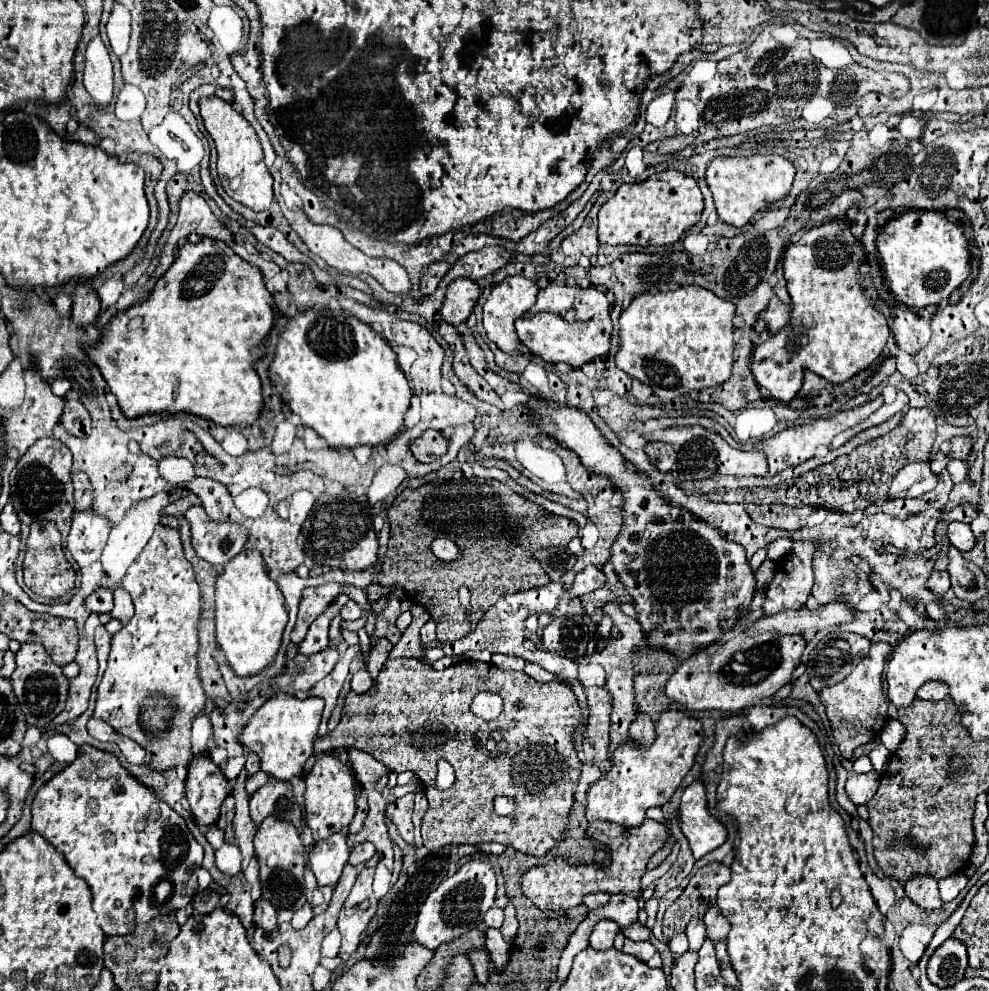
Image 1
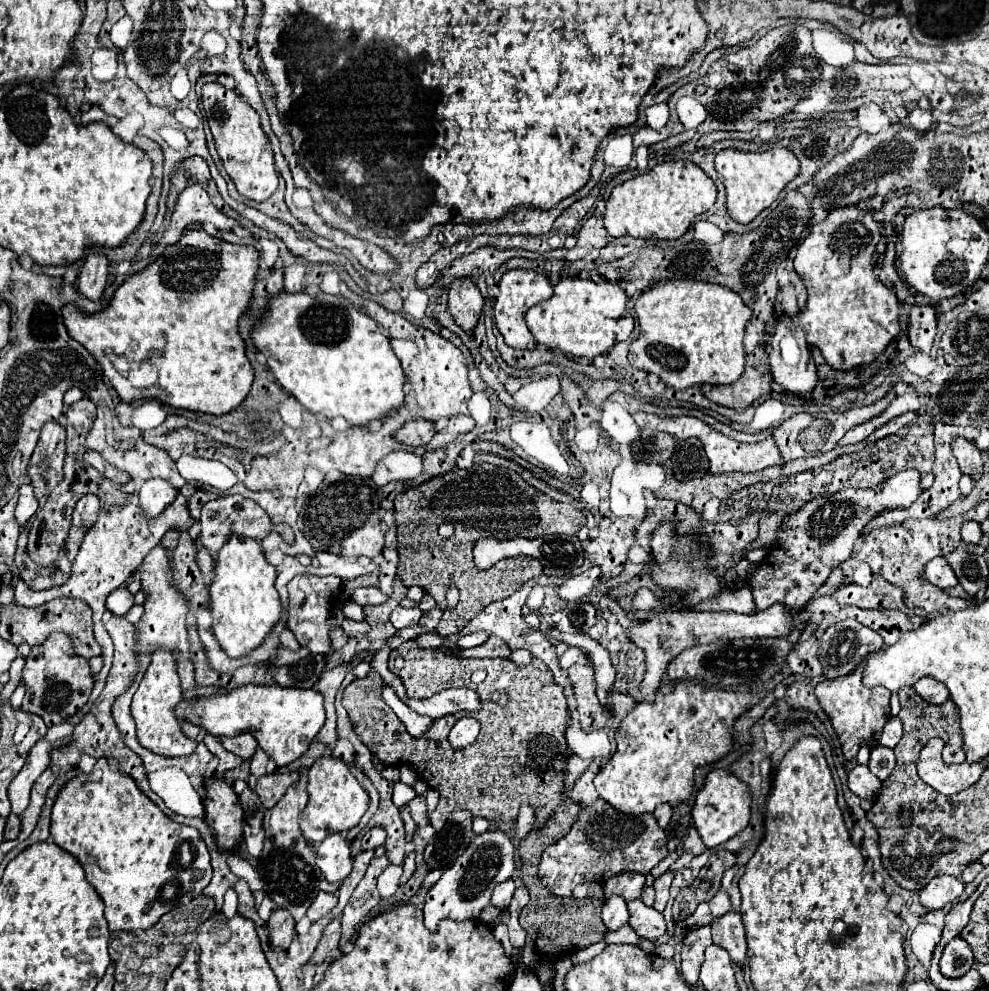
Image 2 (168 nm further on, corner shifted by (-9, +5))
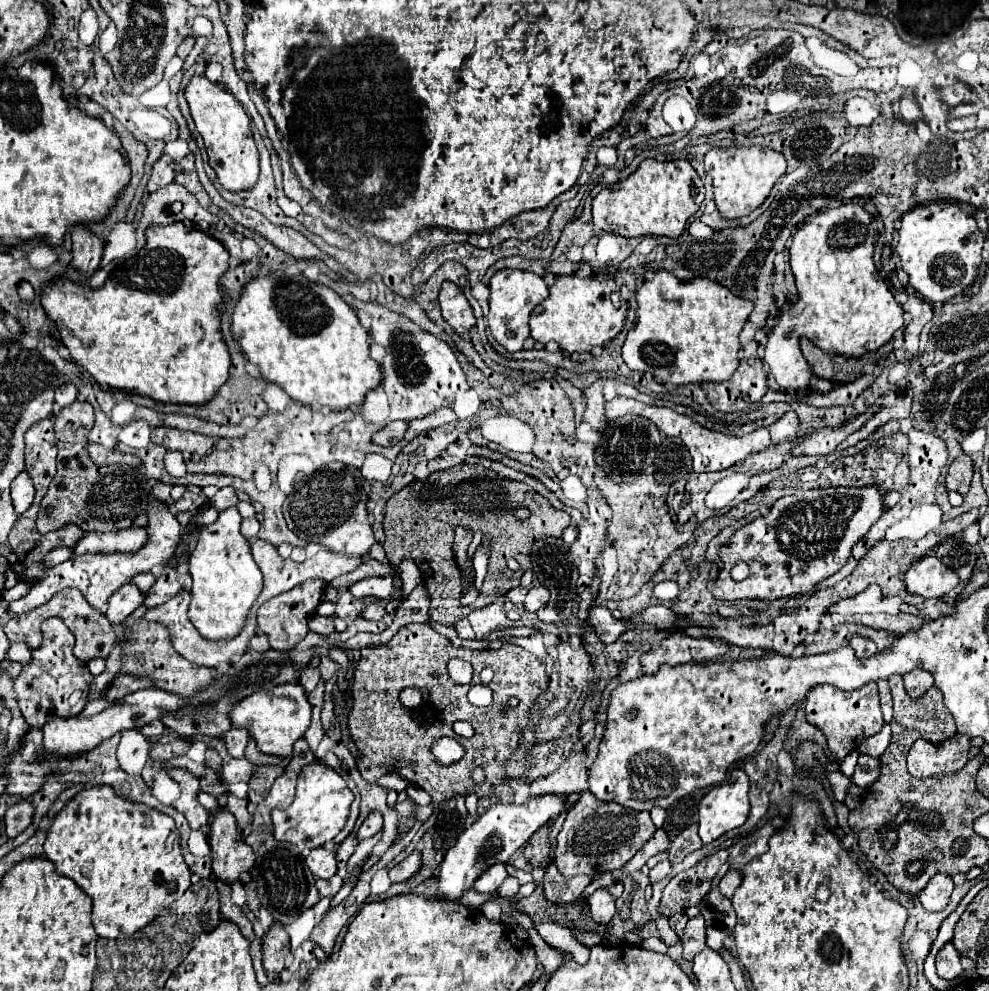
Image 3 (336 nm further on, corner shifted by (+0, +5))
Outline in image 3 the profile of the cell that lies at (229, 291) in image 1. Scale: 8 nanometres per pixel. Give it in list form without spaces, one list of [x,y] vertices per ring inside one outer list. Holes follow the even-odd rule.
[[[172,223],[172,225],[160,225],[160,227],[152,225],[150,229],[146,229],[146,245],[140,249],[140,253],[132,255],[122,265],[118,265],[102,287],[98,287],[98,289],[82,287],[70,279],[58,275],[52,281],[48,281],[46,287],[42,289],[42,307],[44,307],[46,315],[50,317],[50,321],[54,321],[60,343],[68,347],[76,365],[84,367],[98,381],[100,389],[104,389],[104,391],[118,389],[118,391],[138,393],[138,395],[146,395],[146,397],[152,397],[162,403],[200,405],[216,395],[216,391],[228,379],[228,369],[230,369],[230,355],[228,355],[228,347],[220,333],[220,313],[216,309],[216,305],[222,301],[222,291],[220,291],[218,279],[224,275],[226,269],[228,269],[228,251],[222,247],[220,241],[212,239],[210,235],[206,235],[194,227],[186,227],[184,223]]]

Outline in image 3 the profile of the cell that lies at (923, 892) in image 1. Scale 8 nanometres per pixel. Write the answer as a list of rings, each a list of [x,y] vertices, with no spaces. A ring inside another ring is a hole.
[[[938,873],[926,885],[926,889],[918,895],[918,899],[924,905],[924,909],[928,909],[928,911],[942,911],[950,903],[952,889],[954,889],[952,879],[948,875],[944,875],[944,873]]]

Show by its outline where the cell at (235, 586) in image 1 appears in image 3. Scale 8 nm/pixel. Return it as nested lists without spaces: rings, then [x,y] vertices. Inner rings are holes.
[[[236,507],[220,511],[216,523],[206,525],[196,541],[188,559],[188,571],[192,575],[192,601],[190,621],[208,641],[228,641],[236,637],[244,627],[246,613],[262,591],[262,573],[252,559],[250,543],[240,533],[240,513]]]

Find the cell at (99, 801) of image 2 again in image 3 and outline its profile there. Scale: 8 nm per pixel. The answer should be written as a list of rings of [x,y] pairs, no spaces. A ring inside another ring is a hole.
[[[108,785],[84,789],[56,815],[44,843],[44,855],[54,863],[60,875],[72,879],[92,897],[92,923],[98,937],[116,939],[136,933],[152,923],[162,909],[170,907],[190,887],[190,869],[178,845],[174,819],[142,803],[118,797]]]

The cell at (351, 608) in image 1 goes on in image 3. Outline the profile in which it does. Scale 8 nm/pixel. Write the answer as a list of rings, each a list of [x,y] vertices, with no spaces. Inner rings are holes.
[[[384,575],[384,577],[366,577],[358,583],[354,583],[350,587],[352,595],[354,597],[368,597],[368,595],[374,595],[378,599],[386,599],[392,595],[394,591],[394,579],[392,575]]]

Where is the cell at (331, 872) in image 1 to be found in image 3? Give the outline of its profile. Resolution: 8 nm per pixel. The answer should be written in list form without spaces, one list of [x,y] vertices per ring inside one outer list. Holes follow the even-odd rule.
[[[318,847],[318,849],[312,849],[306,857],[306,865],[310,867],[310,871],[318,877],[318,879],[330,879],[338,867],[336,867],[336,857],[330,849],[324,849],[324,847]]]

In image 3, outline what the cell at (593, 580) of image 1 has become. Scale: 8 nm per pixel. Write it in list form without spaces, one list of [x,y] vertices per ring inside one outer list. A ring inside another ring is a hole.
[[[532,587],[524,599],[524,609],[530,613],[536,613],[540,607],[544,607],[550,599],[550,593],[546,587]]]

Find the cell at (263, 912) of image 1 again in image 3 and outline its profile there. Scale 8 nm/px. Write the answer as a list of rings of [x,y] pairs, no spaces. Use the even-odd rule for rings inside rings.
[[[276,921],[274,927],[266,933],[266,937],[262,941],[264,971],[270,975],[282,973],[288,953],[290,953],[290,939],[288,939],[286,927],[280,921]]]

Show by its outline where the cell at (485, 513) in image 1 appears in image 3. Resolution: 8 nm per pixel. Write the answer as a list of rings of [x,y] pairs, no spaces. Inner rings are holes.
[[[462,463],[448,471],[432,473],[426,479],[412,481],[400,493],[388,499],[384,515],[384,533],[386,533],[384,551],[392,565],[398,565],[404,557],[412,559],[418,565],[424,577],[424,585],[428,587],[432,599],[430,619],[454,627],[458,617],[468,615],[476,607],[490,605],[496,597],[506,595],[510,589],[520,585],[520,575],[526,569],[530,569],[530,557],[518,551],[520,543],[516,539],[560,537],[568,525],[570,525],[570,515],[566,511],[554,509],[548,503],[548,499],[538,495],[526,483],[504,479],[494,471],[484,469],[482,465]],[[518,503],[530,507],[532,517],[528,521],[518,521],[510,513],[510,507]],[[454,527],[464,527],[468,531],[482,531],[486,535],[488,533],[494,535],[494,549],[484,579],[484,587],[472,607],[458,607],[458,583],[461,591],[461,575],[452,553]]]

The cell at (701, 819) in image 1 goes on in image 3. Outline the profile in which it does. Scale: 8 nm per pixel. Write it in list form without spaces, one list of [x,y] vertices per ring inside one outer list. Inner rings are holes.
[[[736,767],[722,785],[706,793],[700,801],[700,839],[704,843],[744,825],[750,811],[748,789],[748,775]]]

